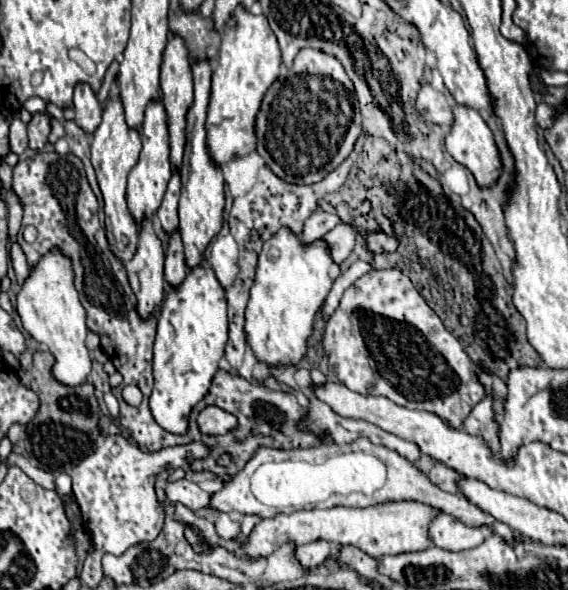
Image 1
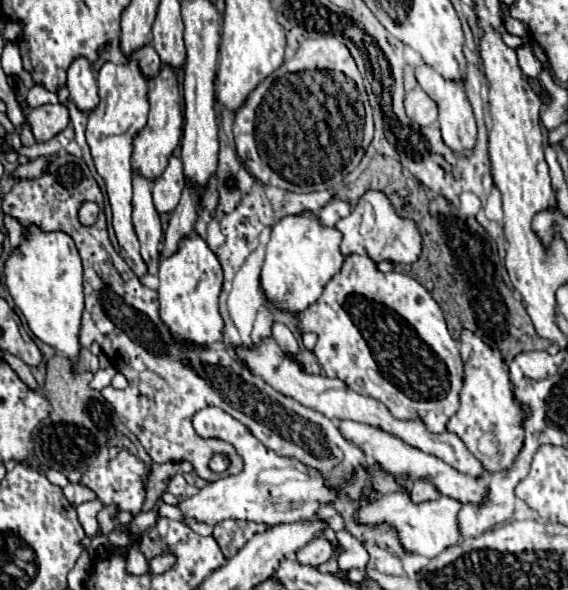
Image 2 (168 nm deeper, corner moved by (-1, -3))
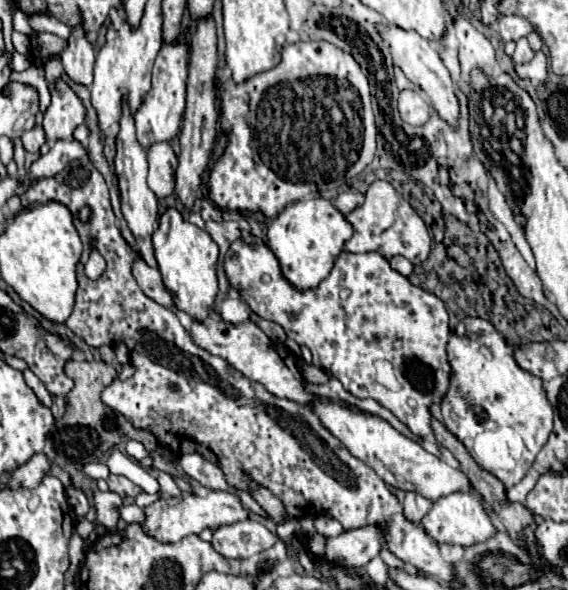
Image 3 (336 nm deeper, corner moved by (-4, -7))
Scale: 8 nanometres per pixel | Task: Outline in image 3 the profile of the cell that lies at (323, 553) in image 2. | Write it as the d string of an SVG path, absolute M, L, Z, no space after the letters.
M369 524L365 528L345 530L335 538L327 538L327 542L329 546L325 552L329 554L329 560L349 562L349 566L367 566L385 546L385 528Z

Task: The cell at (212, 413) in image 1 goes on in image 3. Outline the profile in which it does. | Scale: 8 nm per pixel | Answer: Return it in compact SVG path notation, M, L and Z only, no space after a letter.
M211 490L205 496L199 494L183 494L181 498L163 496L157 502L145 506L143 512L145 512L145 520L141 522L141 528L145 530L145 534L155 536L155 540L159 542L179 542L189 534L201 534L203 528L217 530L221 526L247 520L249 514L235 494L221 492L221 490Z

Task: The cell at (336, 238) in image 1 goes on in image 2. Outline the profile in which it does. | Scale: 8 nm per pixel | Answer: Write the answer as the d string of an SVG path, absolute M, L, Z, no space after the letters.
M366 192L356 208L336 222L336 230L342 234L340 250L344 256L348 254L366 254L374 262L378 260L390 260L390 262L416 262L420 256L420 232L414 226L414 222L400 218L394 208L390 206L390 200L382 192Z

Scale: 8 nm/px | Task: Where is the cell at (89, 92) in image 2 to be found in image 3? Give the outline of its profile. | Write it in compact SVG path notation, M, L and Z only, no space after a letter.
M83 24L71 26L71 36L67 38L67 48L61 52L61 64L71 80L85 86L93 84L93 62L95 48L83 30Z

